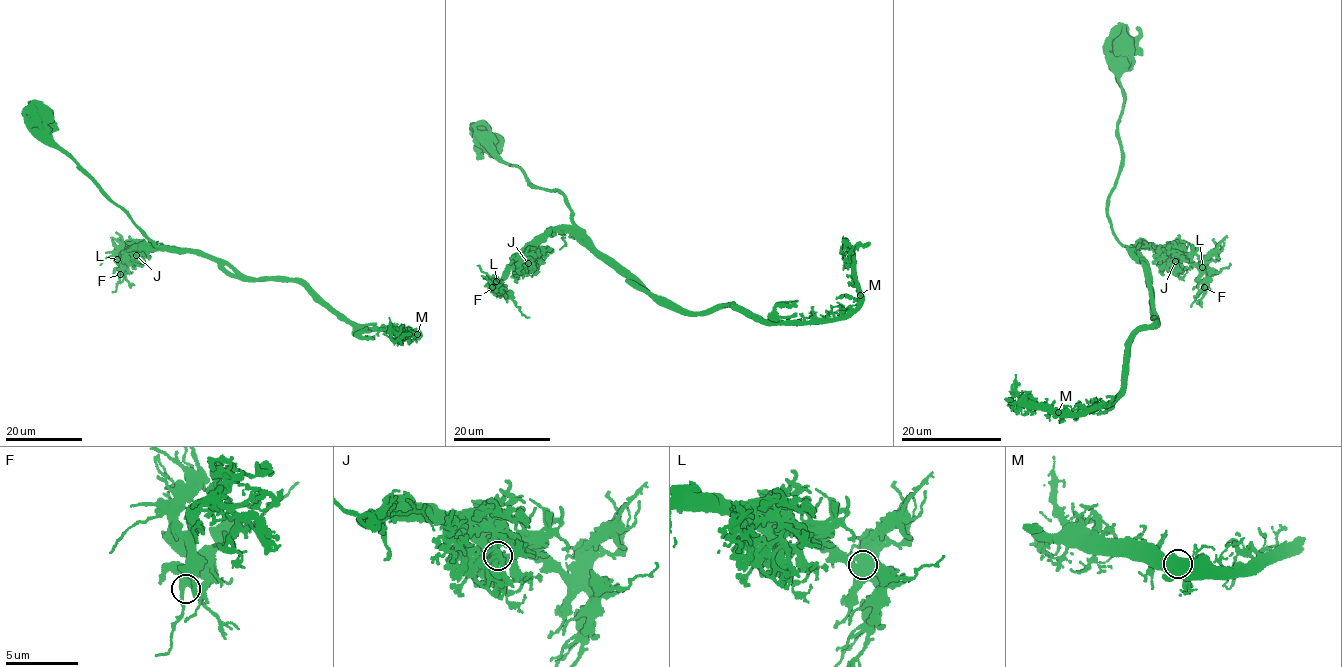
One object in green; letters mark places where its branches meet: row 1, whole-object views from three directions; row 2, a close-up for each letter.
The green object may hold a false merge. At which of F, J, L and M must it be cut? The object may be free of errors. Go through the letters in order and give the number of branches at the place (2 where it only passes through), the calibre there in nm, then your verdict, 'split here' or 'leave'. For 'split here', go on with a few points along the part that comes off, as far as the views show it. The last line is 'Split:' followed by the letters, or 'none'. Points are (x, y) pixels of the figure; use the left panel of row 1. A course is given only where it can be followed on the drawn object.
F: branches 4; calibre 480 nm; leave
J: branches 5; calibre 500 nm; leave
L: branches 3; calibre 600 nm; leave
M: branches 3; calibre 650 nm; split here; course (417, 334), (350, 324), (299, 283), (254, 280), (191, 250), (137, 244), (124, 253), (120, 263), (150, 246)
Split: M

